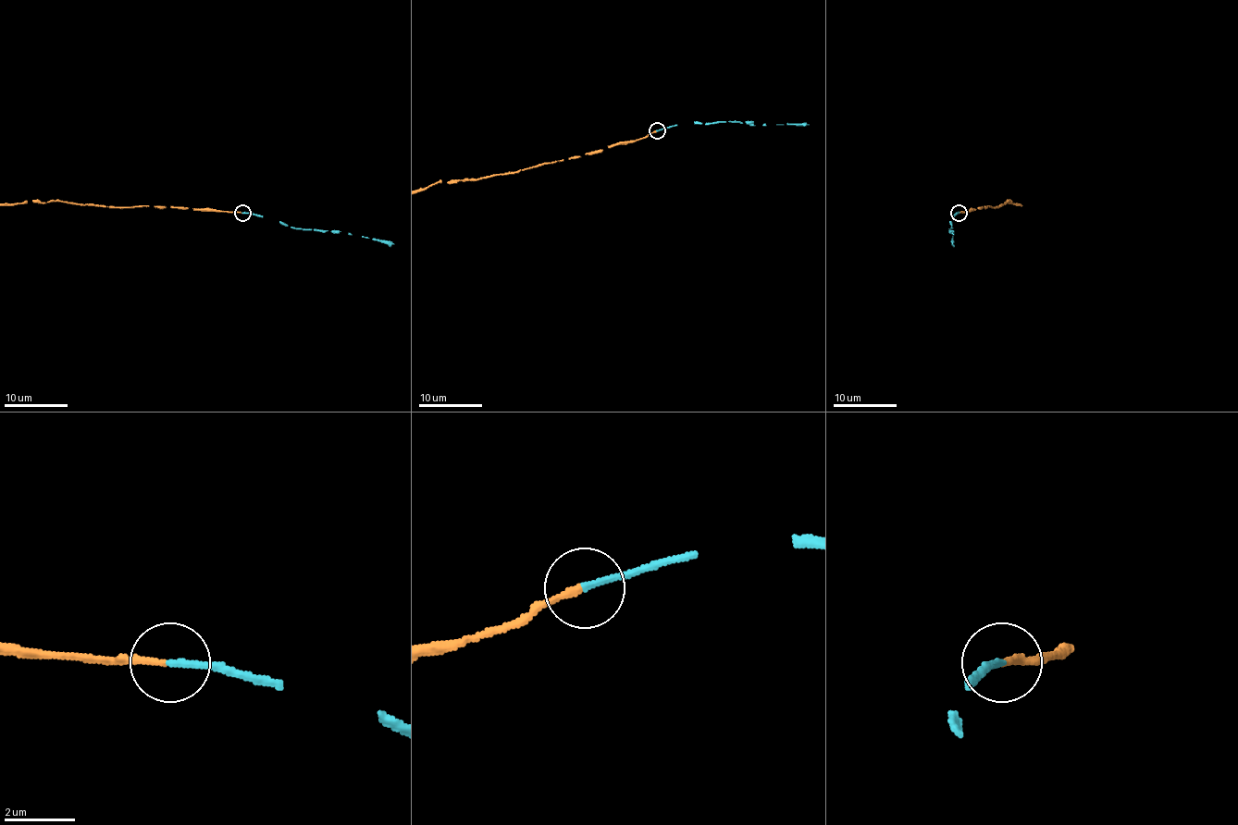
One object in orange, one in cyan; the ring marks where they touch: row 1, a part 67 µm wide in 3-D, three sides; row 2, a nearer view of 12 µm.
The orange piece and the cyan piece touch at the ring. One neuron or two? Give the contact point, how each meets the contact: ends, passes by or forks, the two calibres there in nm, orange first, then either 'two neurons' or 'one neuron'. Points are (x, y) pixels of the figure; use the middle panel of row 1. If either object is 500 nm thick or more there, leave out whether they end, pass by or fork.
place (657, 130); orange ends; cyan ends; calibres 180 and 190 nm; one neuron

